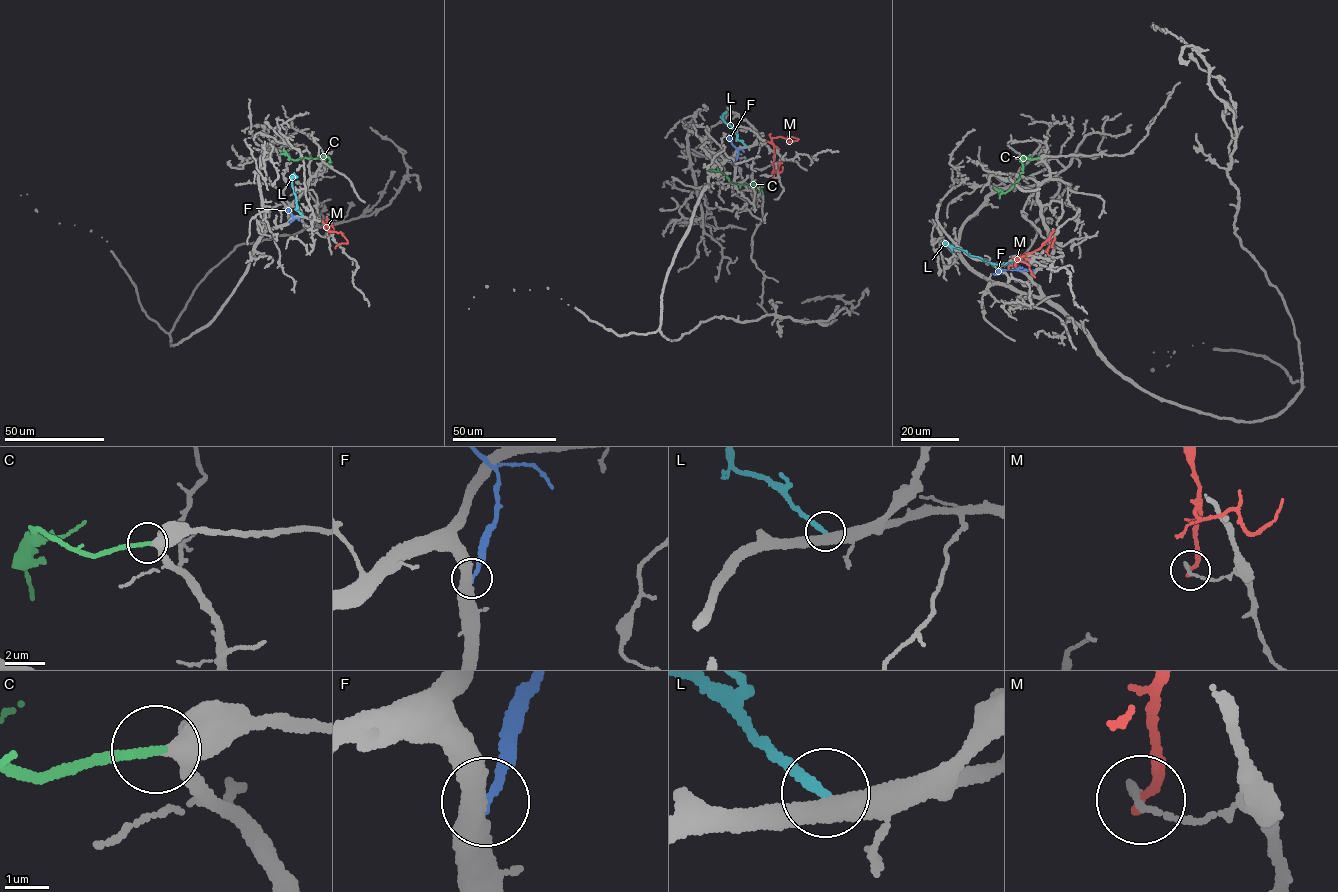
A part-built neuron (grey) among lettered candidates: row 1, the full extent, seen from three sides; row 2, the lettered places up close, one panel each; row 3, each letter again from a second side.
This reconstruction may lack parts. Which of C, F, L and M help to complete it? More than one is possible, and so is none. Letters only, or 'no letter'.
C

